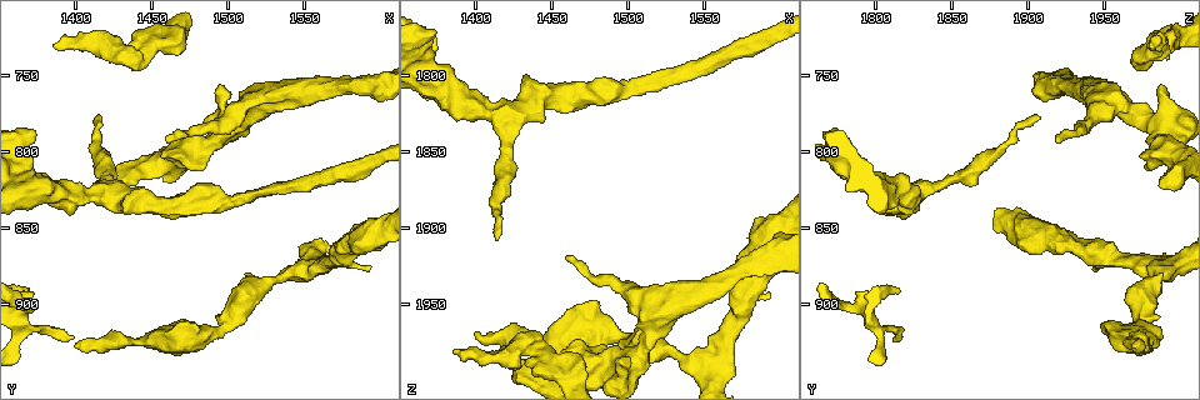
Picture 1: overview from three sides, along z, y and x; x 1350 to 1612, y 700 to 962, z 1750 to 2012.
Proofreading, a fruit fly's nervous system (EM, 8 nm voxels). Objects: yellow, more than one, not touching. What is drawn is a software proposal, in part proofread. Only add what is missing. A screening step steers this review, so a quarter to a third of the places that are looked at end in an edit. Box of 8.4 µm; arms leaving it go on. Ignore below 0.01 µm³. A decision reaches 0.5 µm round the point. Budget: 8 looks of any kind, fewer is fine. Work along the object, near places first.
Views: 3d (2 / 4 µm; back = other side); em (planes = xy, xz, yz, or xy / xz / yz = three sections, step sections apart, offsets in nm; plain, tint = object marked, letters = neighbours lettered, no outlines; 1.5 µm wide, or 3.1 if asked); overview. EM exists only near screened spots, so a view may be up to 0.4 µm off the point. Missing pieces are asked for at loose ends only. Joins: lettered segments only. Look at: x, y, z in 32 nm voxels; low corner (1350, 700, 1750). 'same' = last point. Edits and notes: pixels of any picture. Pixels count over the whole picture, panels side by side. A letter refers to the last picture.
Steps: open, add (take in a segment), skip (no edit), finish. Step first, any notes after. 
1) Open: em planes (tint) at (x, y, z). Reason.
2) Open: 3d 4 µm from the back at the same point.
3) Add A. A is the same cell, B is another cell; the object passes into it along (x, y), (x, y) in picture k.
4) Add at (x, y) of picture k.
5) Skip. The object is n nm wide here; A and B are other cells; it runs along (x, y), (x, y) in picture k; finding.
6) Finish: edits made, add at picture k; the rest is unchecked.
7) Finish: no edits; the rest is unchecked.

Open: 3d 4 µm at (1402, 926, 1968). Branch stops here.

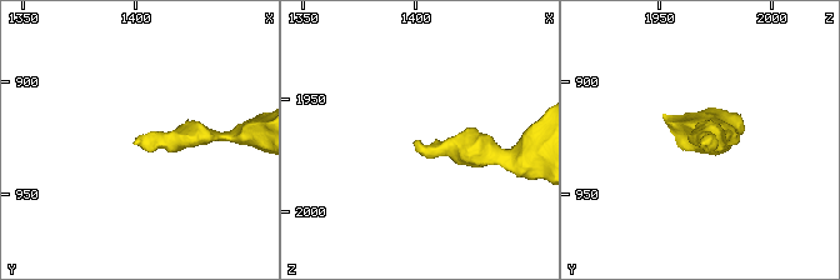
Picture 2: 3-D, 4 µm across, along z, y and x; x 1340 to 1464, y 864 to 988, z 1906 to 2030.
Open: em xz step 4 (tint) at (1401, 927, 1969). Need the tissue.

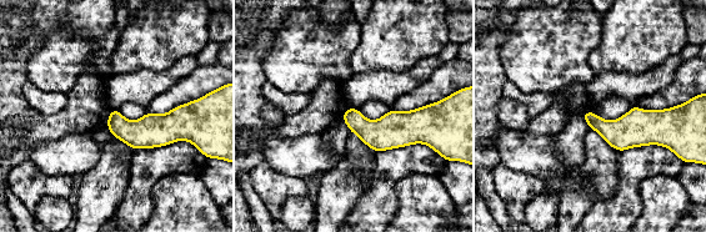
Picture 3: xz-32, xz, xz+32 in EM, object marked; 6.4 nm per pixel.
Open: em planes (letters) at the same point. Another direction.

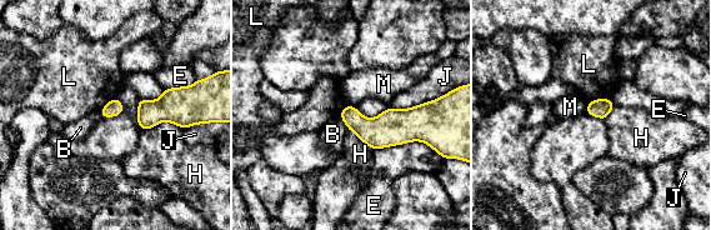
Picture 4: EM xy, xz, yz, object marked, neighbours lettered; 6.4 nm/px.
Skip. B, E, H, J, L and M are other cells; a border runs along (346, 104), (355, 106) in picture 4; none of them fits.

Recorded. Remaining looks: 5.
Open: 3d 4 µm at (1396, 924, 1812).

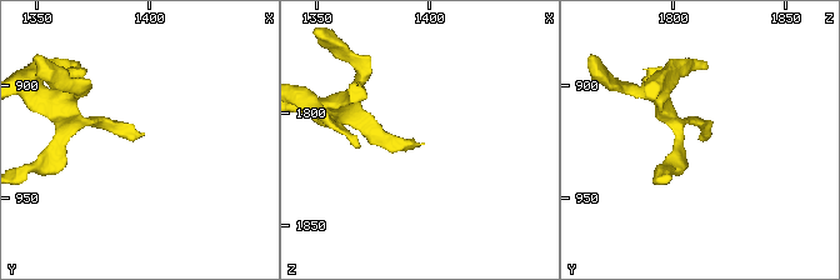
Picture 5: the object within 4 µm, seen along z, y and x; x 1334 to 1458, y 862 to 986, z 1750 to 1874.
Open: em planes (letters) at (1398, 924, 1813).

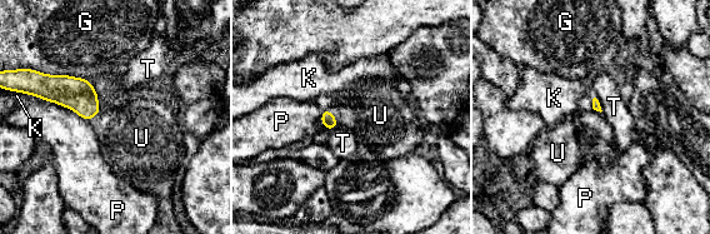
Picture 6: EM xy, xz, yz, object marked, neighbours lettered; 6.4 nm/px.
Add U. U is the same cell, G, K, P and T are other cells; the object passes into it along (328, 119), (334, 118), (371, 110) in picture 6; the cell continues.

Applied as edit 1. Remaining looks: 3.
Open: em planes (letters) at (1416, 778, 1908). Thin end.

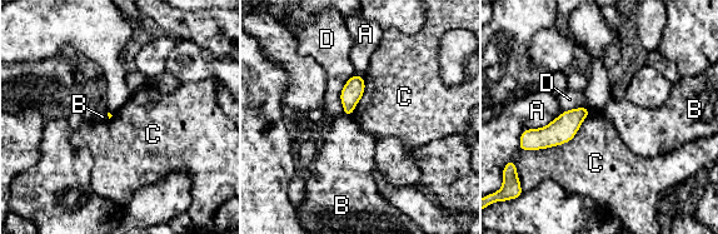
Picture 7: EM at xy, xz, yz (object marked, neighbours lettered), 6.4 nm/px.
Skip. The longest contact is with C, 550 nm; A, B, C and D are other cells; a border runs along (591, 110), (569, 140), (519, 150) in picture 7; no lettered segment goes on from it.

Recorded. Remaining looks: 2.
Finish: edits made, add at picture 6; the rest is unchecked.

